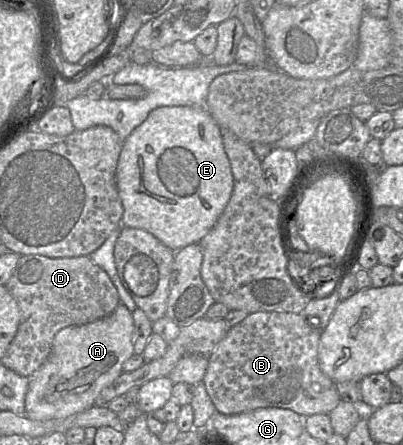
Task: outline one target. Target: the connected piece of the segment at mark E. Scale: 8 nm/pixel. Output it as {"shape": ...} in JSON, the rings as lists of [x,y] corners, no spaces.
{"shape":[[[161,106],[122,141],[116,167],[116,187],[123,206],[121,227],[143,229],[178,251],[199,241],[212,229],[226,207],[234,187],[222,128],[204,107]]]}

